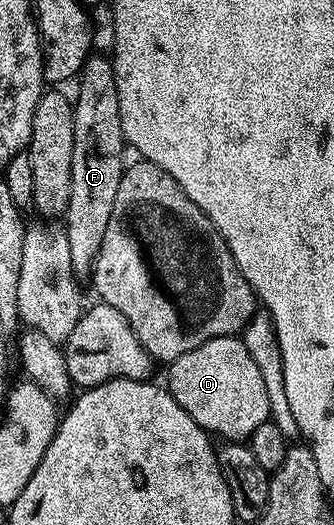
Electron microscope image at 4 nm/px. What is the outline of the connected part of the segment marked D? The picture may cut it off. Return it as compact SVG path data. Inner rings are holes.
M240 336L211 339L195 351L179 355L168 369L170 395L206 433L218 433L226 442L244 442L259 423L270 420L263 375L259 375L259 367L255 367L255 359L251 359L251 351Z

